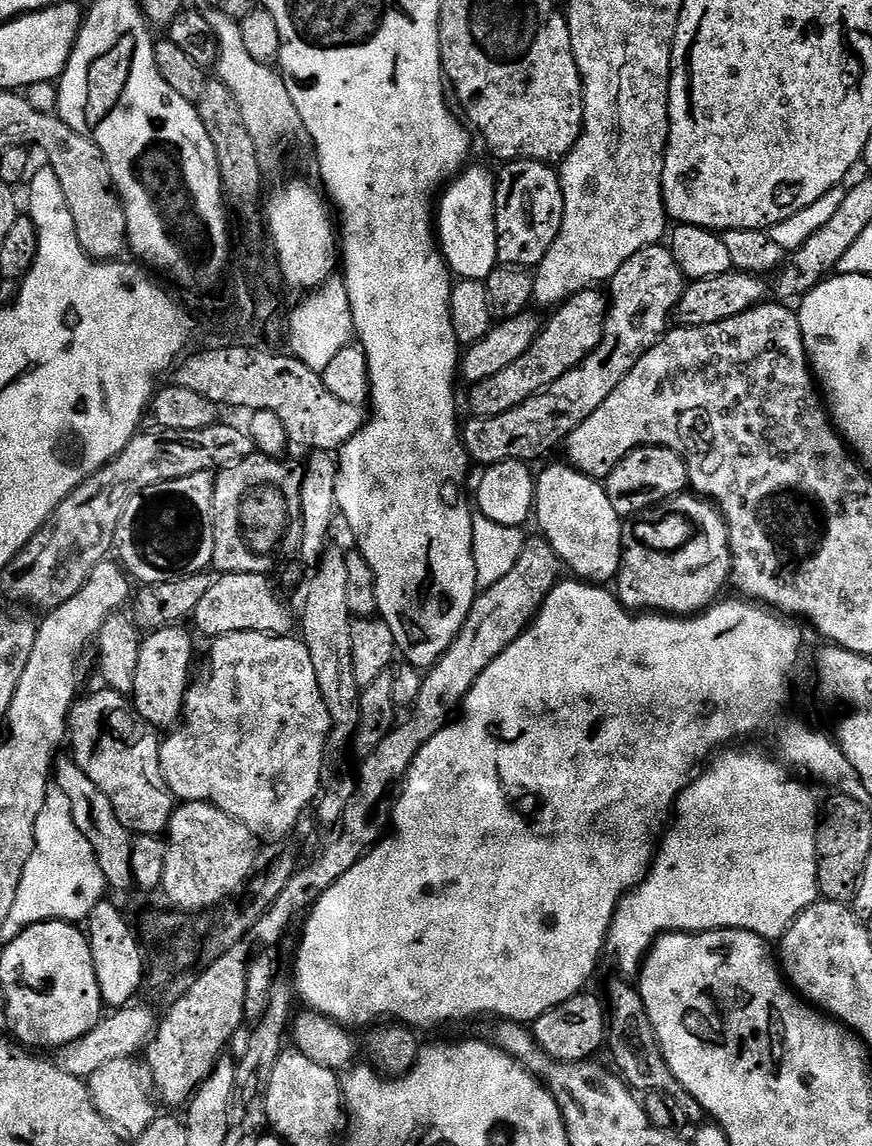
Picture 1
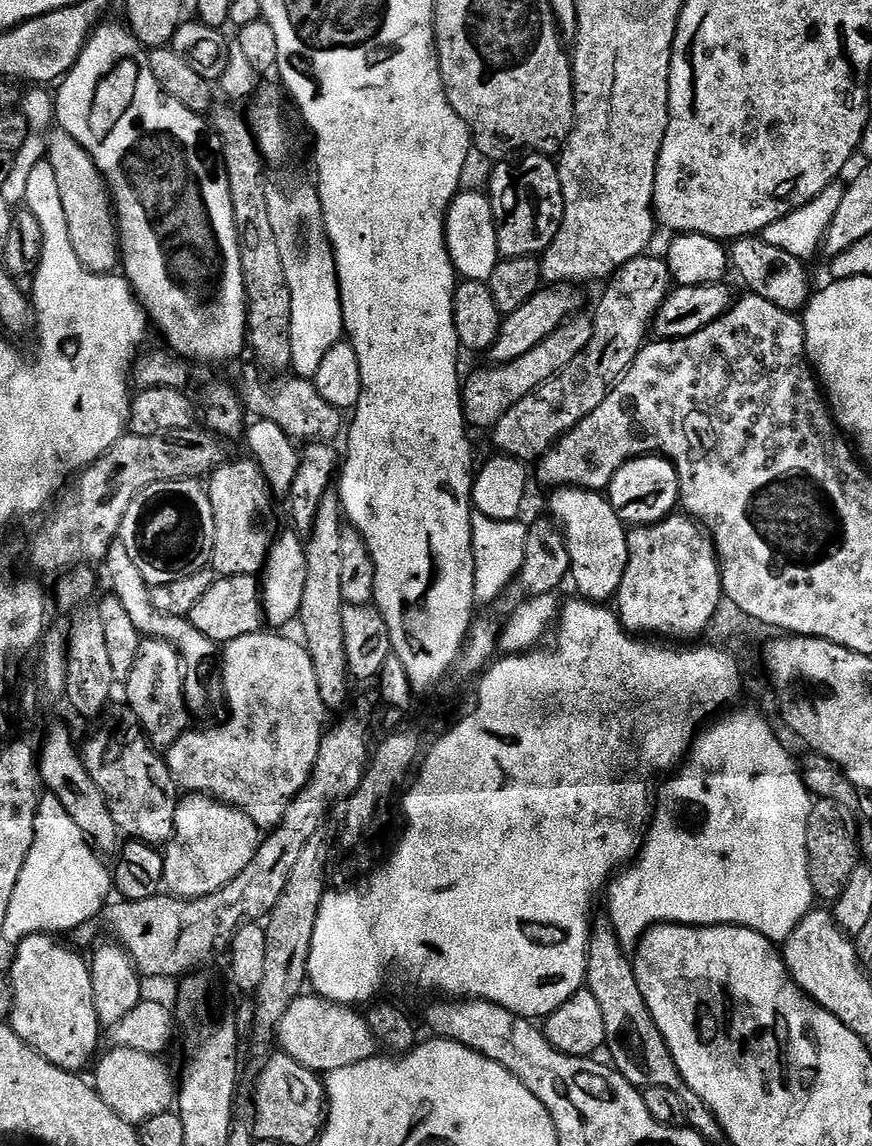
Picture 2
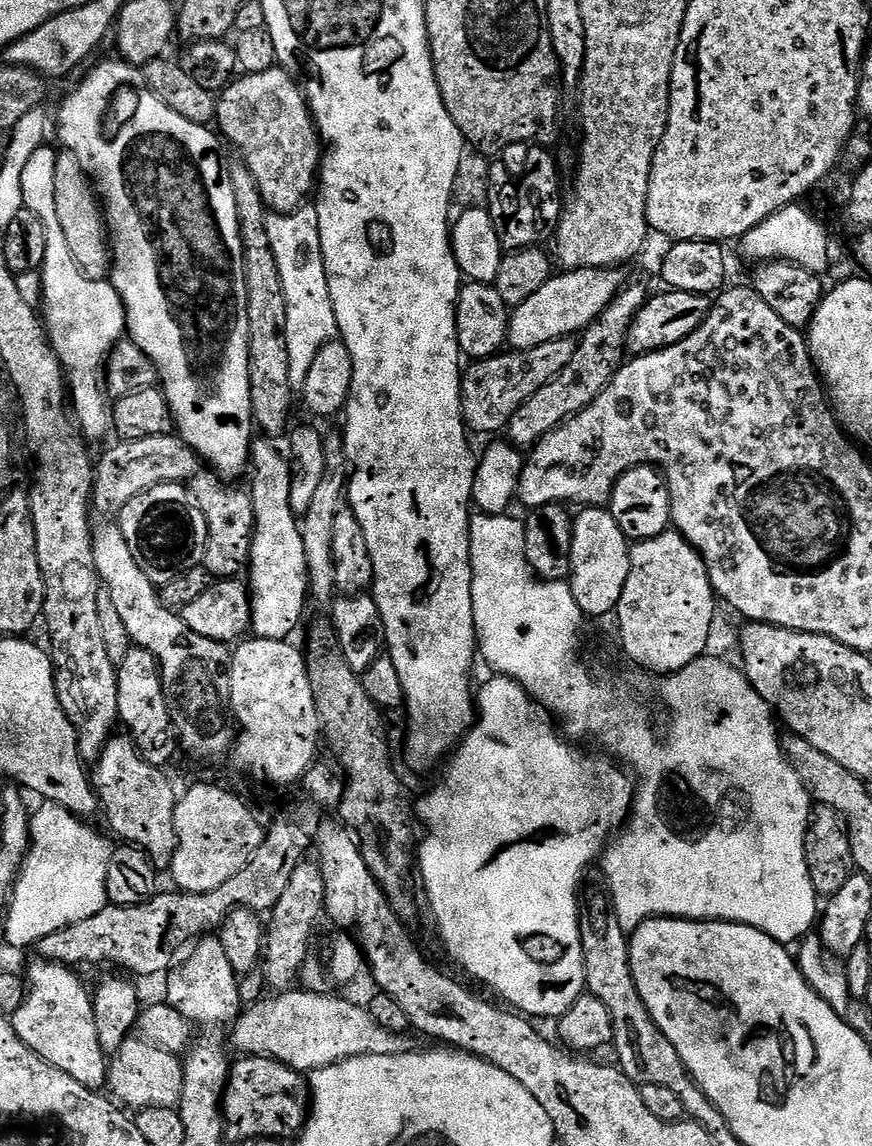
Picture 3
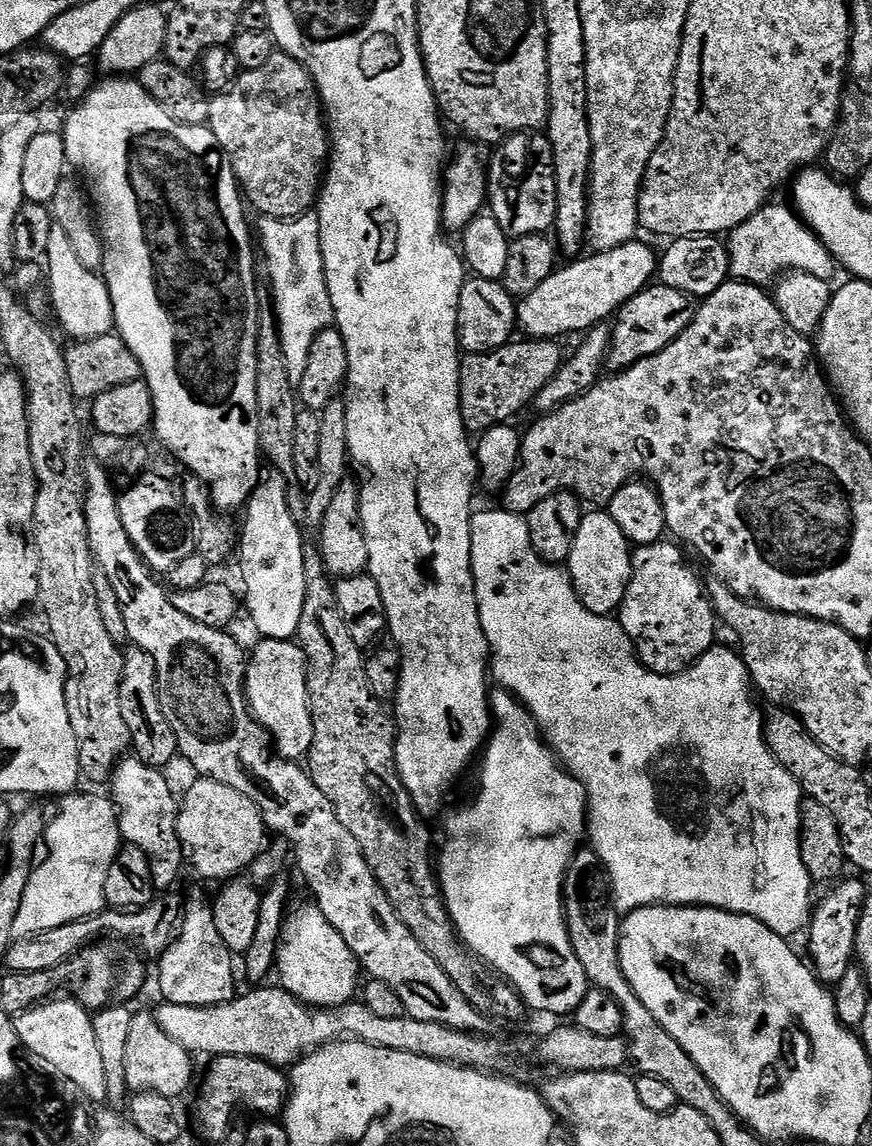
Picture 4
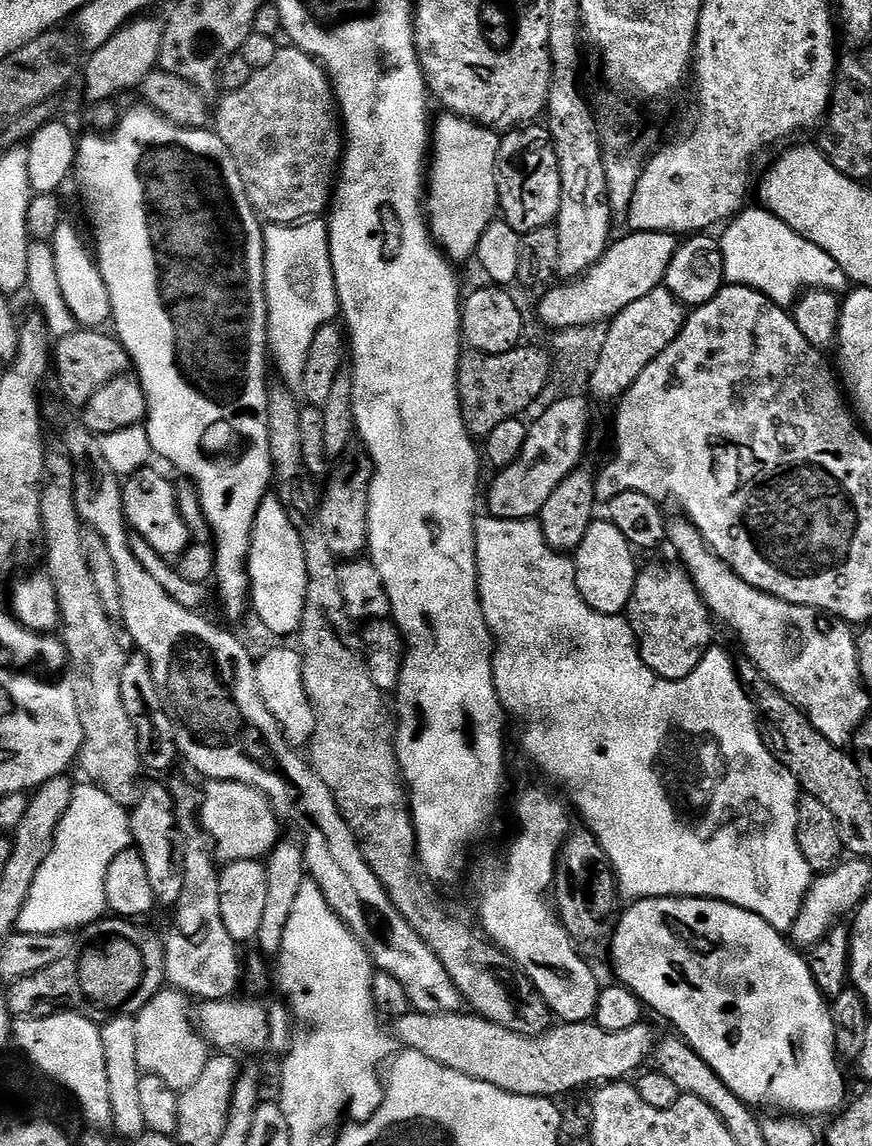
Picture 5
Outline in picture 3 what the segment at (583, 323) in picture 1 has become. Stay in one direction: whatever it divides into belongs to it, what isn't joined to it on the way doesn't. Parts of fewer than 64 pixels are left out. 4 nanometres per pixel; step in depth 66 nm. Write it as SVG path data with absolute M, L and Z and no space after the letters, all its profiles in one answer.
M563 336L550 342L542 342L542 346L534 346L534 350L504 350L489 356L487 360L469 363L460 378L460 401L465 425L473 433L507 429L518 406L522 406L522 402L526 402L535 392L542 390L542 386L546 386L562 370L566 370L570 358L574 358L576 345L575 339Z

